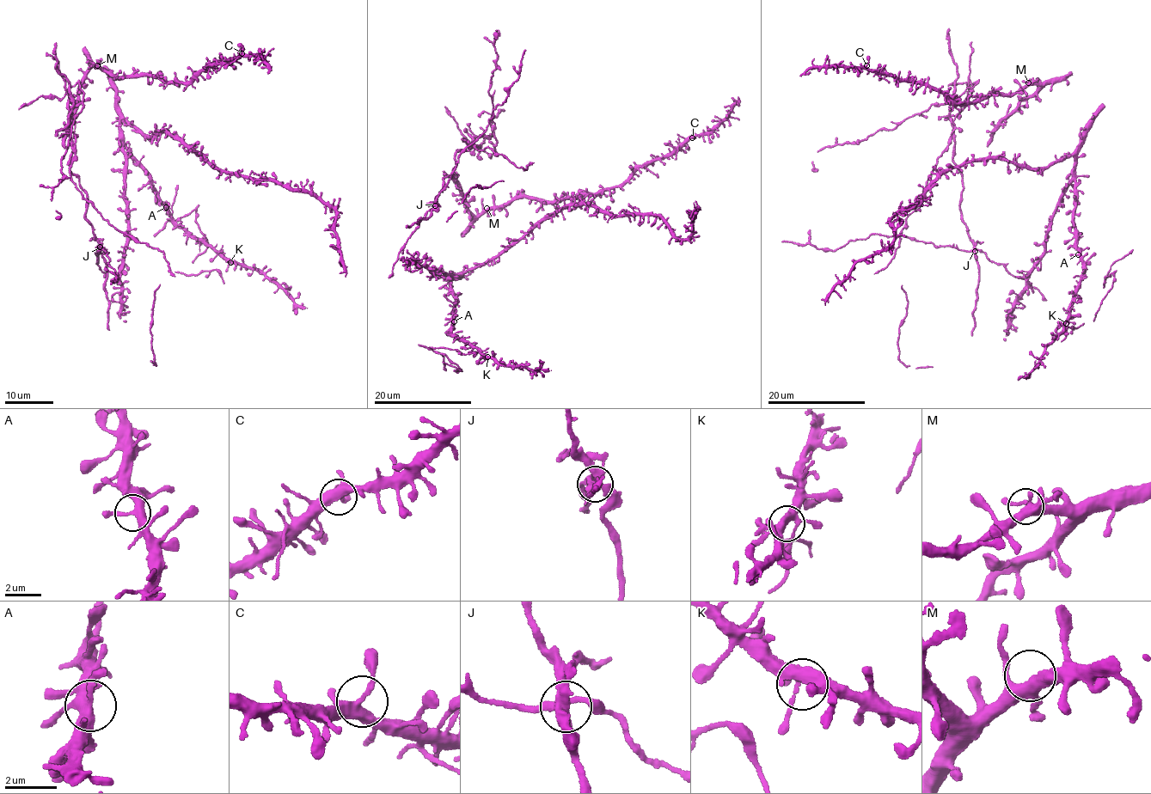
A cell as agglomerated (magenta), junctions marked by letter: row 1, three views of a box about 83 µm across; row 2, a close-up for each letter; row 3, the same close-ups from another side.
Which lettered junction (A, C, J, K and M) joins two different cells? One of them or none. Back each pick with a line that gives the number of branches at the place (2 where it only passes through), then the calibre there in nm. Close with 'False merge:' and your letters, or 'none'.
J: branches 4; calibre 360 nm
False merge: J

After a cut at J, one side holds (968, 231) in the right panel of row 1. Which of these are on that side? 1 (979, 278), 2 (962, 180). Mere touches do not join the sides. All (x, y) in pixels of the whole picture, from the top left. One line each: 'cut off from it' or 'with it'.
1: with it
2: with it

